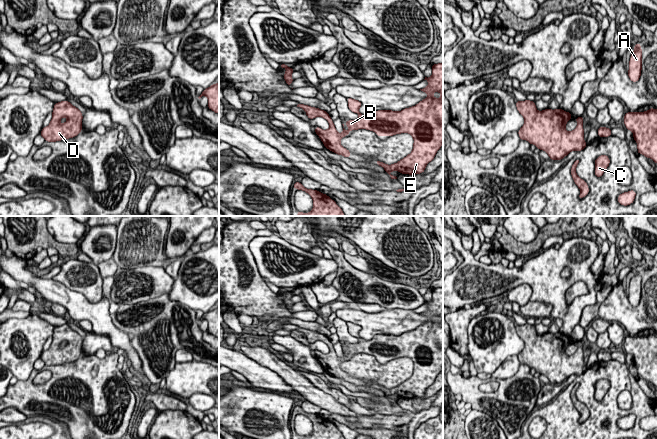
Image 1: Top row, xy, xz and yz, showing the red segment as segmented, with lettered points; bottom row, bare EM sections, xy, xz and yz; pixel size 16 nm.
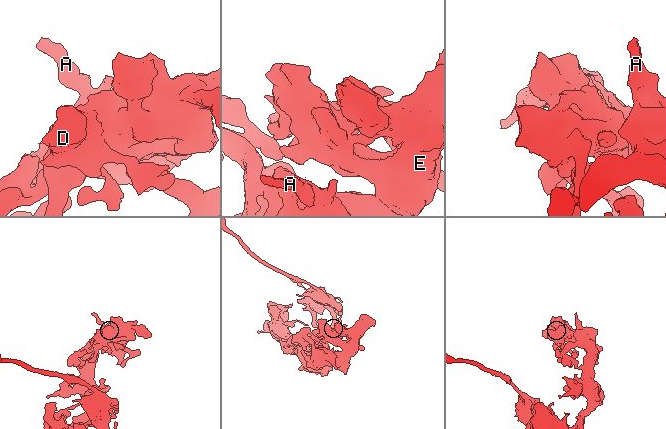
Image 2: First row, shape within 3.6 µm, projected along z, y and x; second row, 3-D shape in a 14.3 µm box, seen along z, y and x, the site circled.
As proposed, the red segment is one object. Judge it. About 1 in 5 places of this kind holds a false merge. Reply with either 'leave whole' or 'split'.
leave whole

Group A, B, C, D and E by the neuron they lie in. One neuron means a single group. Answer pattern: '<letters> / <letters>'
A B C D E

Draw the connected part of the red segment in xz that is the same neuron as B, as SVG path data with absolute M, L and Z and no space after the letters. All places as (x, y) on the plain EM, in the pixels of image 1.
M443 287L431 291L432 299L424 303L428 305L428 310L420 313L428 320L415 330L401 335L377 334L371 340L364 340L359 336L362 327L347 322L348 332L357 337L359 342L342 348L349 352L348 355L343 352L342 357L337 356L326 335L300 327L297 331L302 332L309 343L323 341L328 345L330 351L327 354L315 351L315 357L326 373L347 382L350 382L350 375L341 369L340 364L352 354L366 353L375 356L377 360L410 358L414 364L410 378L391 389L376 384L376 389L383 391L391 403L397 403L389 398L392 395L409 399L421 398L443 368Z

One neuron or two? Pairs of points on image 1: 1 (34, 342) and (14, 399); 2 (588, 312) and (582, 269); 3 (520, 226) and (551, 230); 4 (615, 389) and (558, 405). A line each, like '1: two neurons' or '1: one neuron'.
1: two neurons
2: two neurons
3: two neurons
4: one neuron

